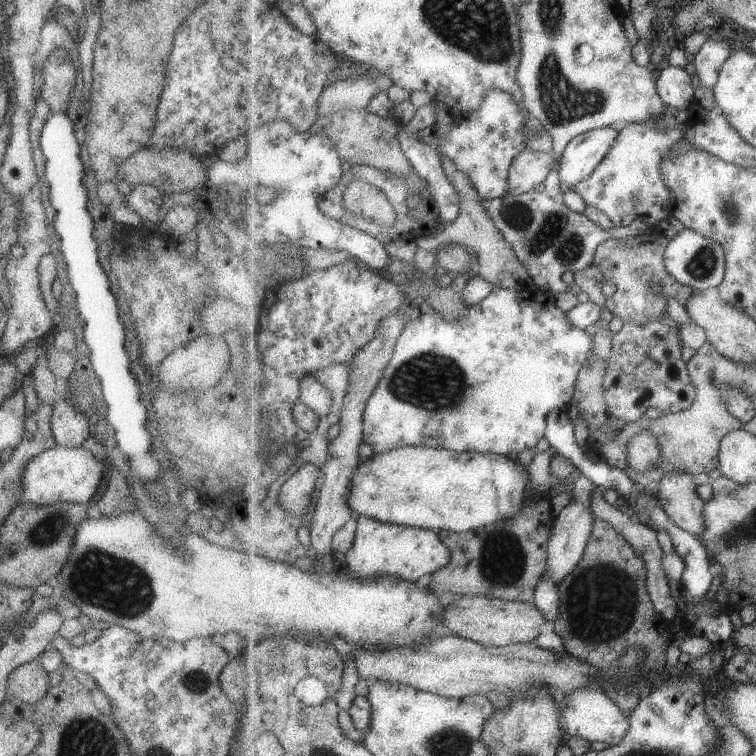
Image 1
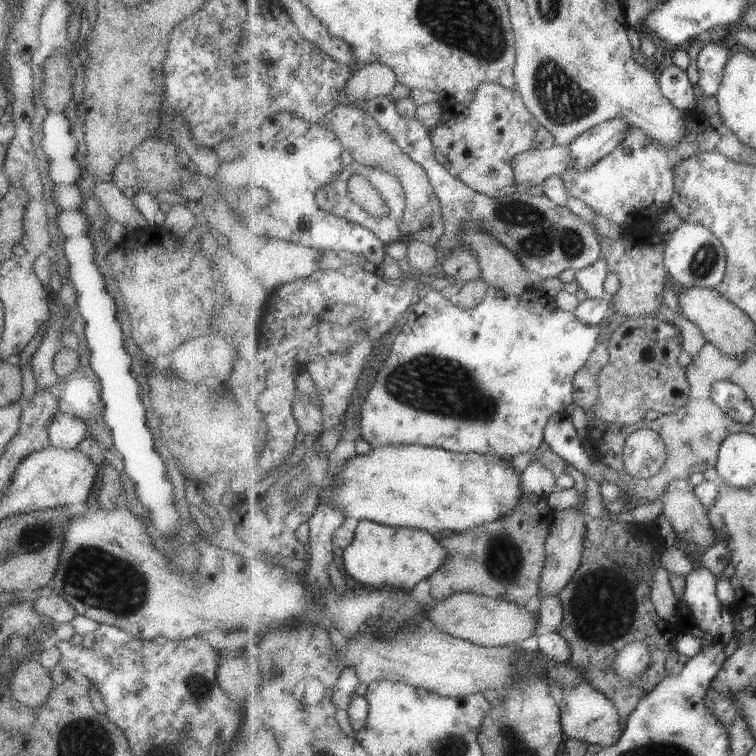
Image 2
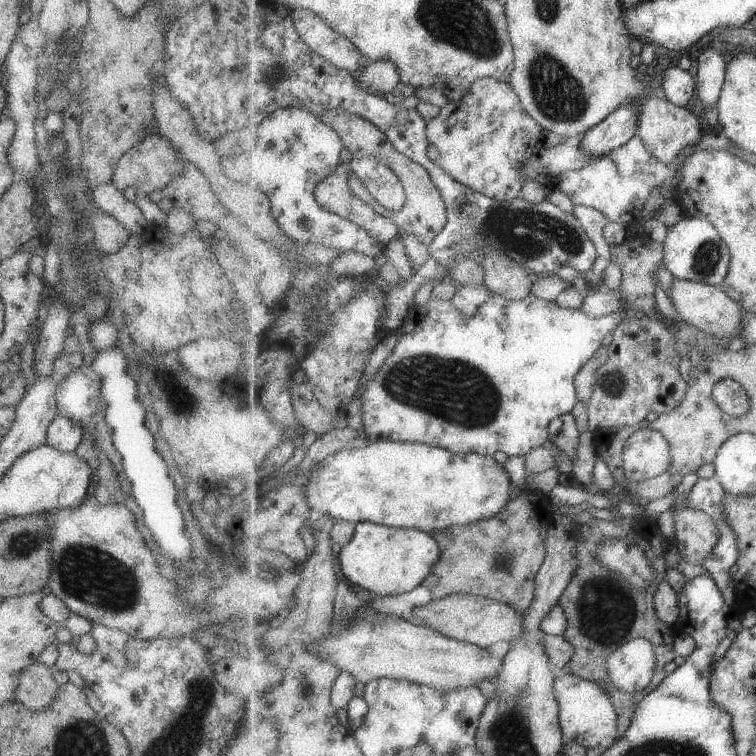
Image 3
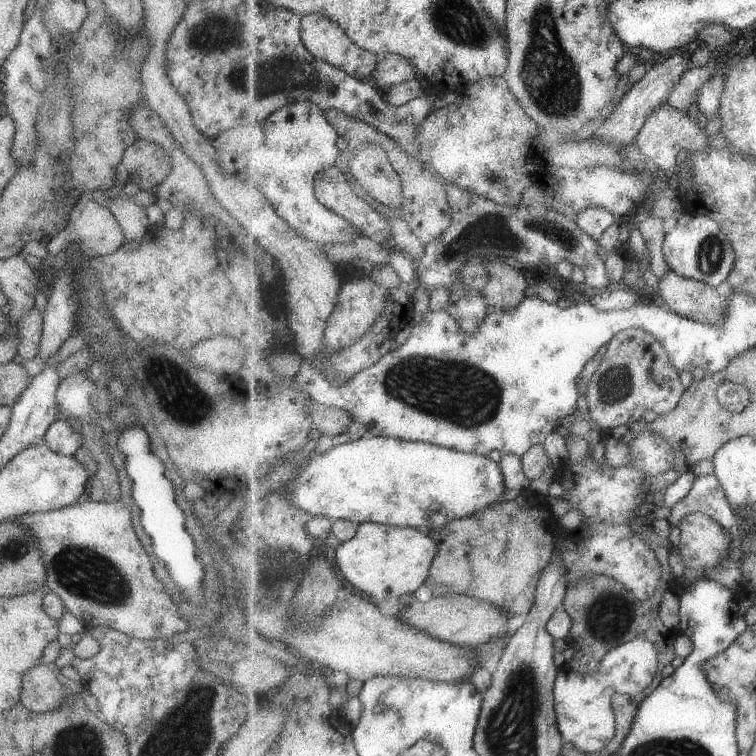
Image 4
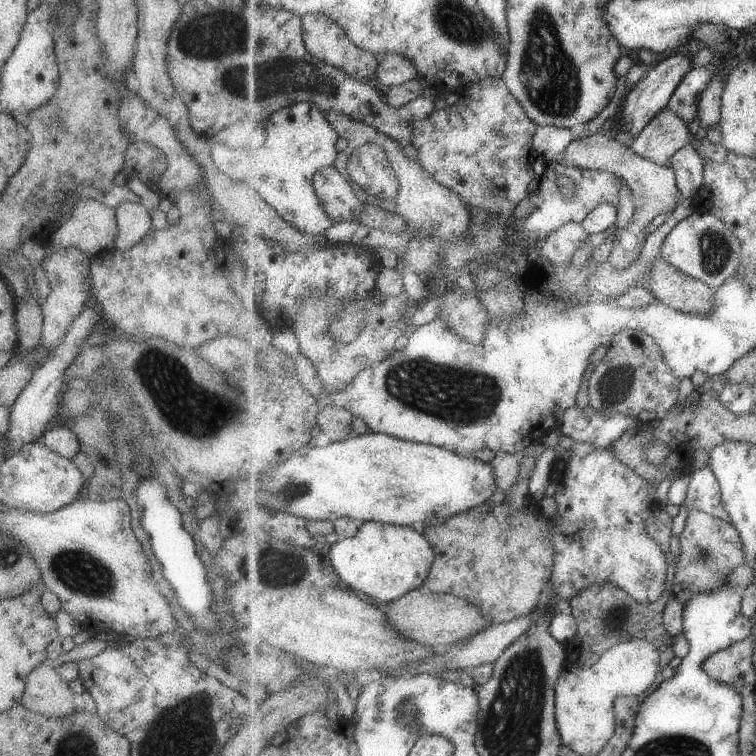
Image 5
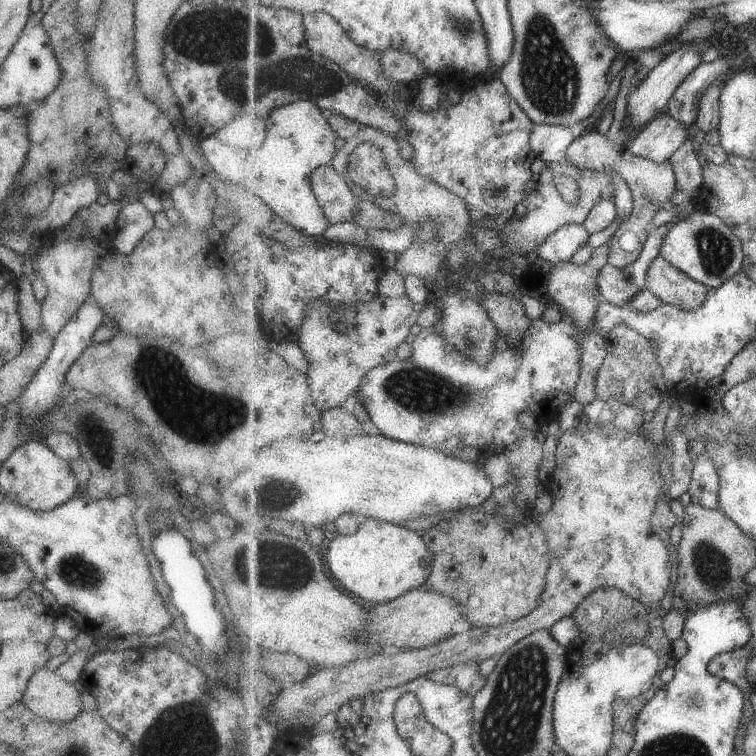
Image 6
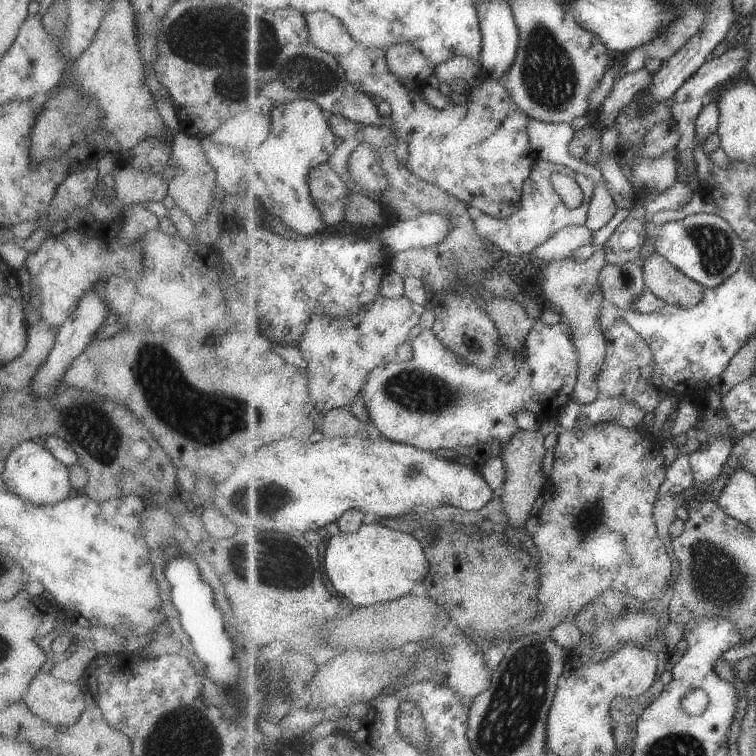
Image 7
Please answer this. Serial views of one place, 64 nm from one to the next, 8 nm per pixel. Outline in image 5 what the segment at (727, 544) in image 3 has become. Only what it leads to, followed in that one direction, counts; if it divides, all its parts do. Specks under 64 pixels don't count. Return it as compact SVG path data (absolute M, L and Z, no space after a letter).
M708 463L703 469L691 473L688 497L684 502L689 511L703 511L734 524L732 514L724 507L720 481Z

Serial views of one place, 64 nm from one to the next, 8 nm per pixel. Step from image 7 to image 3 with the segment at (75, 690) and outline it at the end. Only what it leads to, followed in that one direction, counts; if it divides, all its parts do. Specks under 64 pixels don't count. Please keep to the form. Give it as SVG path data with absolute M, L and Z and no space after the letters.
M37 660L19 671L14 698L30 711L43 710L50 705L57 687L48 666Z

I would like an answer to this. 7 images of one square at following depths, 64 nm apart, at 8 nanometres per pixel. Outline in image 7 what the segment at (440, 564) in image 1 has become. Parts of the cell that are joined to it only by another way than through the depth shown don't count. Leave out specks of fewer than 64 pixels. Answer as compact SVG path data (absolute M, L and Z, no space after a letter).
M376 519L365 521L357 532L332 535L323 561L333 590L349 599L354 608L401 598L431 571L426 549L415 536L383 526Z

